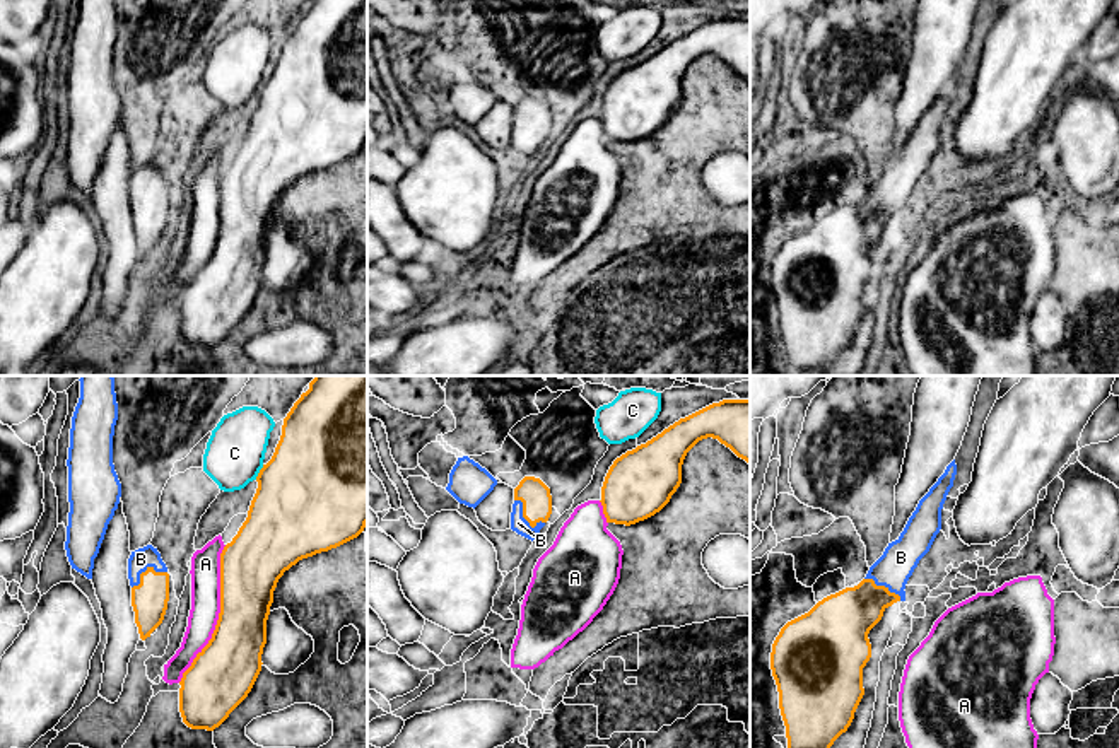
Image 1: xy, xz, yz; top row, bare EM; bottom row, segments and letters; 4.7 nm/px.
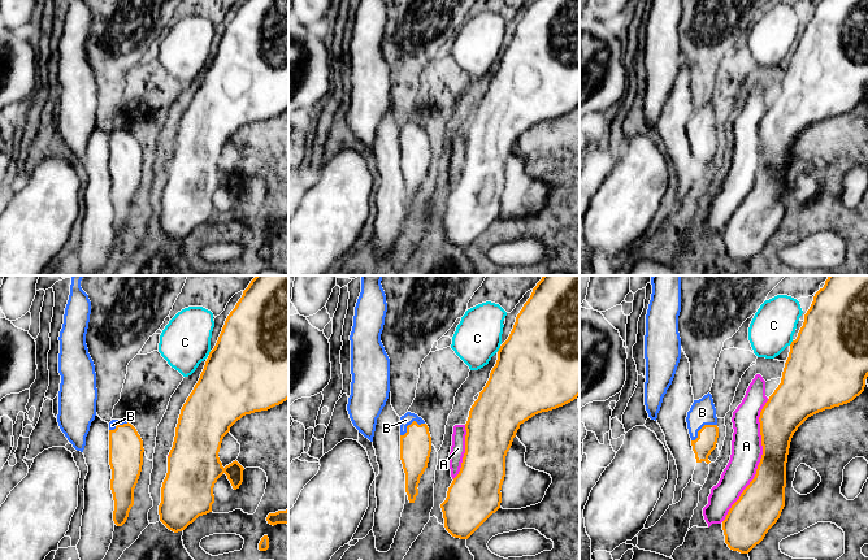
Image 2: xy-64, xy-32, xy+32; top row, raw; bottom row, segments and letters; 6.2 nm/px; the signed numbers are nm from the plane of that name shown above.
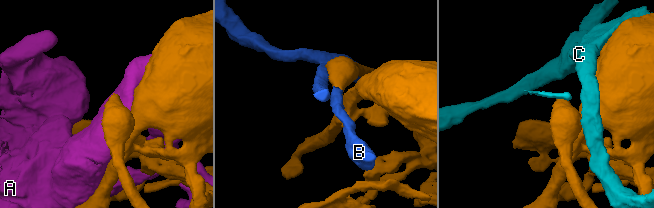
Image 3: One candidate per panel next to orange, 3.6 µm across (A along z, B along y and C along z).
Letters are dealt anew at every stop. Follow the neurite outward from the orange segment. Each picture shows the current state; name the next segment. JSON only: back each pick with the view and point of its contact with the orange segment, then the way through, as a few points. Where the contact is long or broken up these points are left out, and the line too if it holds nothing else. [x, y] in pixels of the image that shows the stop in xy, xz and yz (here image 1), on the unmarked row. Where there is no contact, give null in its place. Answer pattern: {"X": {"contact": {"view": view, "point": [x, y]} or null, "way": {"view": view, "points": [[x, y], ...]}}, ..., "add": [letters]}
{"B": {"contact": {"view": "xy", "point": [147, 186]}}, "add": ["B"]}

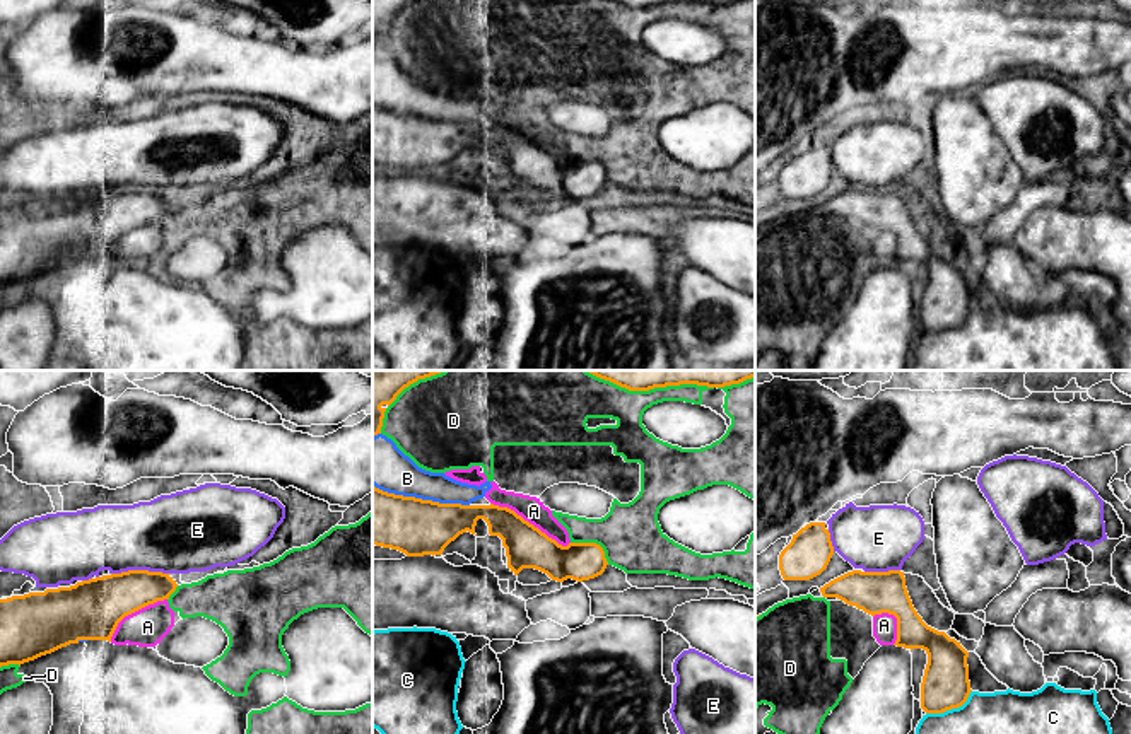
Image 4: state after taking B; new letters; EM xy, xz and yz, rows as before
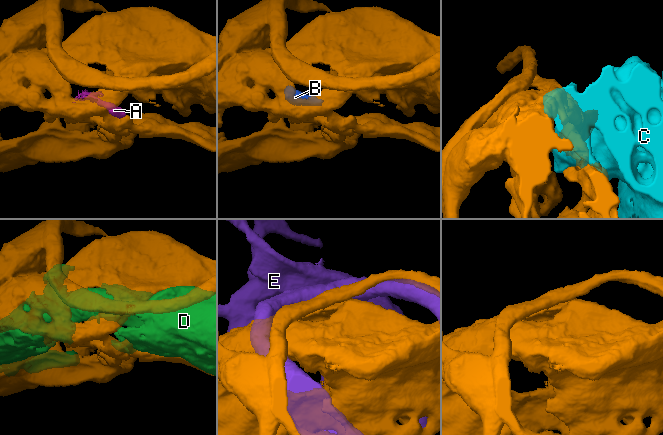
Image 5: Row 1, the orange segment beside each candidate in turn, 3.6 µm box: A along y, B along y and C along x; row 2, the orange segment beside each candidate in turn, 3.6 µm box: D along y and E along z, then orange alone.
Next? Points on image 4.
{"add": []}

